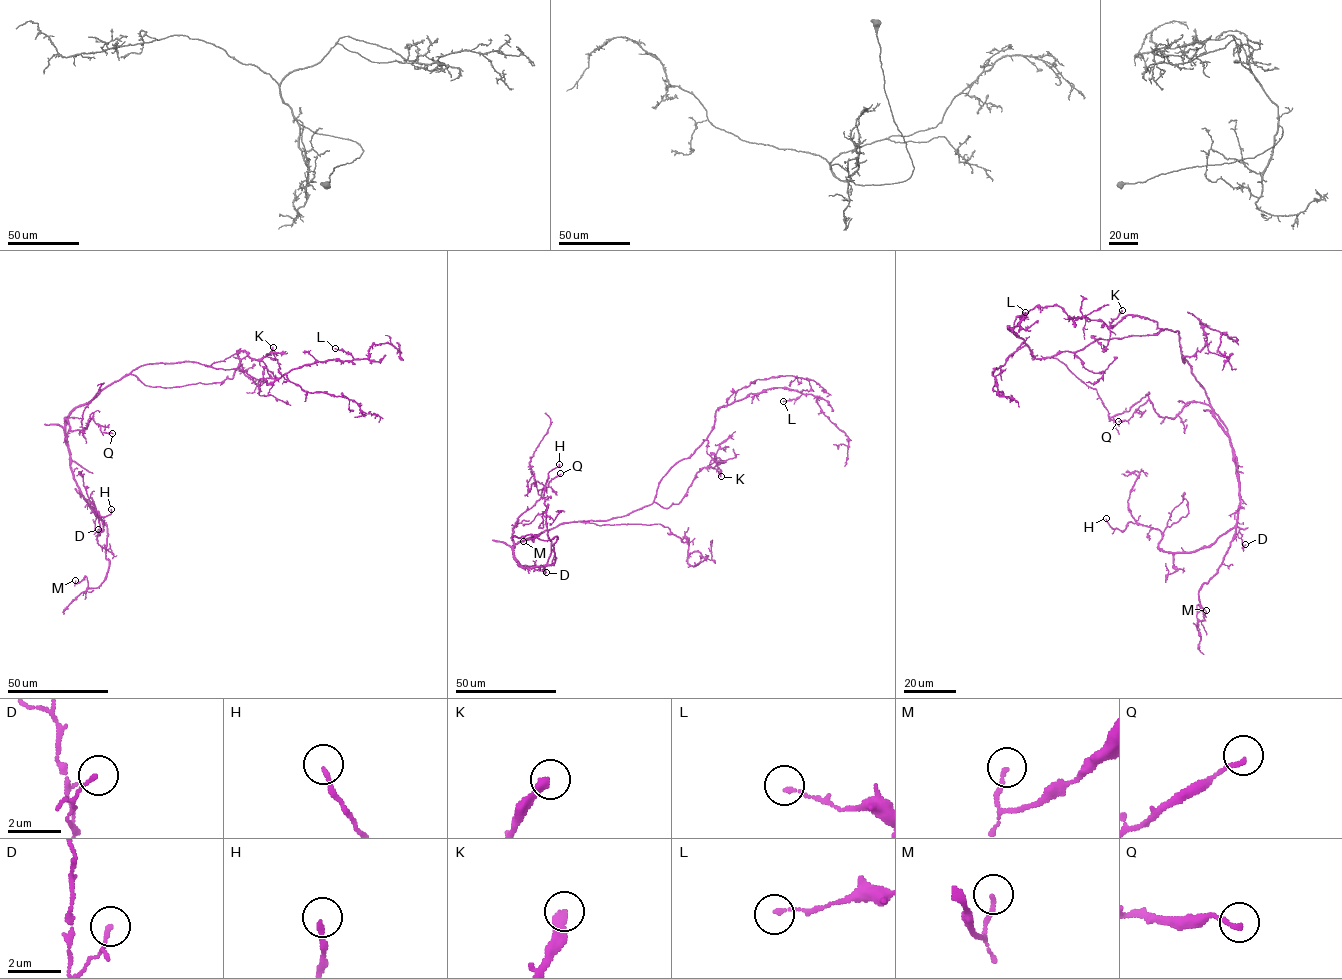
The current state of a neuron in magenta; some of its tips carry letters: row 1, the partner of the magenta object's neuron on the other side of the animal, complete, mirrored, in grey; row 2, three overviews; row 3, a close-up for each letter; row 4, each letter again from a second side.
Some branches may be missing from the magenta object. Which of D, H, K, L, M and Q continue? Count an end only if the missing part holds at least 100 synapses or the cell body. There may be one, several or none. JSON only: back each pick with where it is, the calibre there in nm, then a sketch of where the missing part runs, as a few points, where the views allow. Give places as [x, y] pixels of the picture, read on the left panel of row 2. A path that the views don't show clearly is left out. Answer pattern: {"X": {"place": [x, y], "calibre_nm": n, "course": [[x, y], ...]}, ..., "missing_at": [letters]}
{"missing_at": []}

